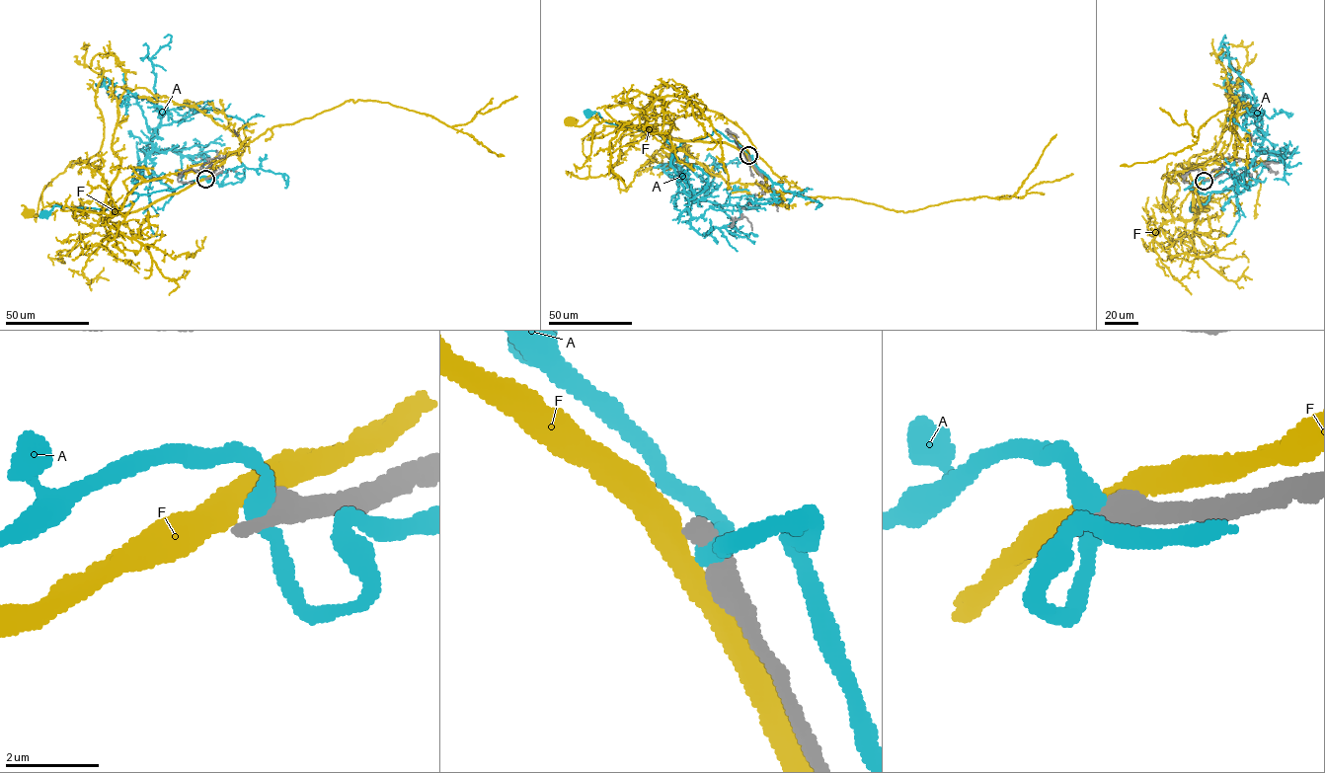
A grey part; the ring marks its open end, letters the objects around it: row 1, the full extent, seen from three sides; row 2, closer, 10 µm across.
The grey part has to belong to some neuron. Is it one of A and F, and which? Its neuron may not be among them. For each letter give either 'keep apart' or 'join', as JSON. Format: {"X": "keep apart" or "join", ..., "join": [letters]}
{"A": "keep apart", "F": "keep apart", "join": []}

